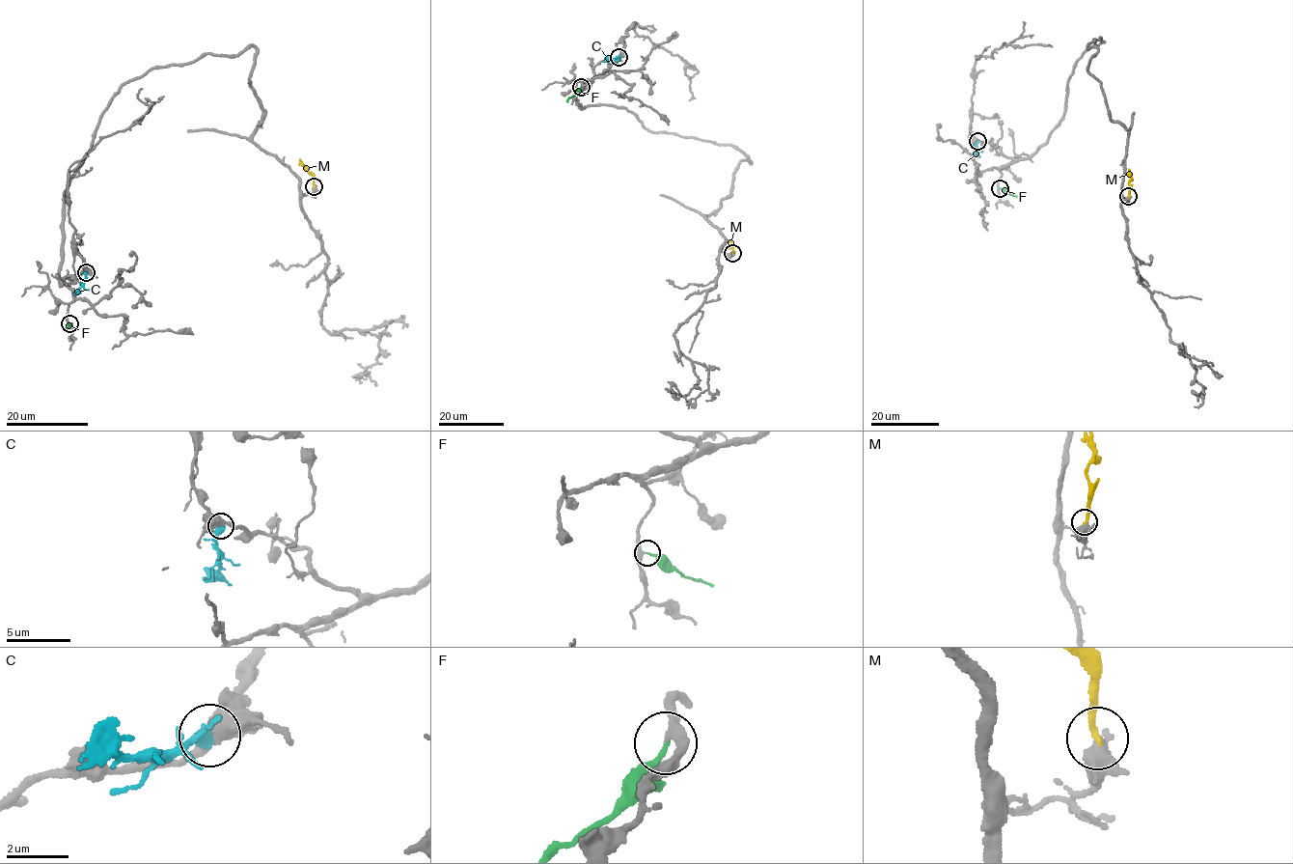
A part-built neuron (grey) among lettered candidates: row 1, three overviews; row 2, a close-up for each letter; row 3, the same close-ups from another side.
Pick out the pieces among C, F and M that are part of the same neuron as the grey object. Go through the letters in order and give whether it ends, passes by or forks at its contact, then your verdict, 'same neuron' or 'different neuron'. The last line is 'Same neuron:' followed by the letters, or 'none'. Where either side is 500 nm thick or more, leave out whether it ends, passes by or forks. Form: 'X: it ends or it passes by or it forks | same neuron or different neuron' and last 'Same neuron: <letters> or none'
C: different neuron
F: it ends | same neuron
M: it ends | different neuron
Same neuron: F

